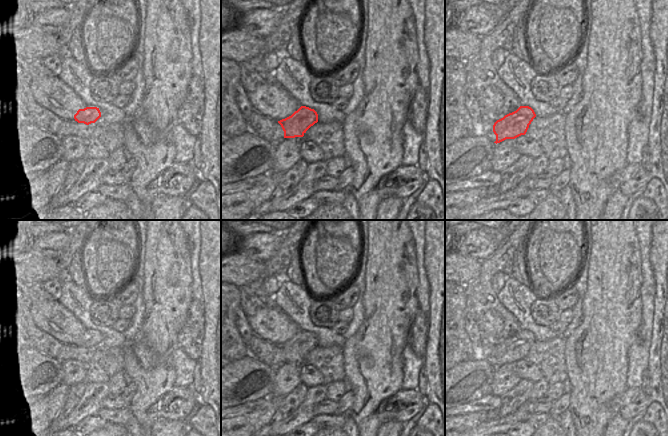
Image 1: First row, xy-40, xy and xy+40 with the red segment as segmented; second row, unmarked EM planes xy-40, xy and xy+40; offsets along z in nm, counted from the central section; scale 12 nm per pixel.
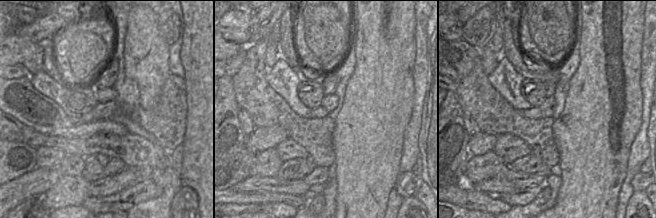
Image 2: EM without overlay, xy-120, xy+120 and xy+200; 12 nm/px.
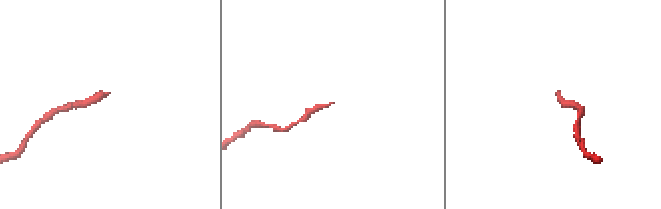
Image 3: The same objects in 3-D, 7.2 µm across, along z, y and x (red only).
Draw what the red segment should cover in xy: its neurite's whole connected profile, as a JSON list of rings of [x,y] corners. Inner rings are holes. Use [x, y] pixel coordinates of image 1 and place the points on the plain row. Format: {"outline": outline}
{"outline": [[[301,330],[291,340],[278,345],[284,355],[284,362],[303,361],[306,355],[317,346],[317,336],[306,330]]]}

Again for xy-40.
{"outline": [[[86,331],[79,333],[74,339],[75,345],[89,349],[95,347],[101,341],[101,336],[97,331]]]}

